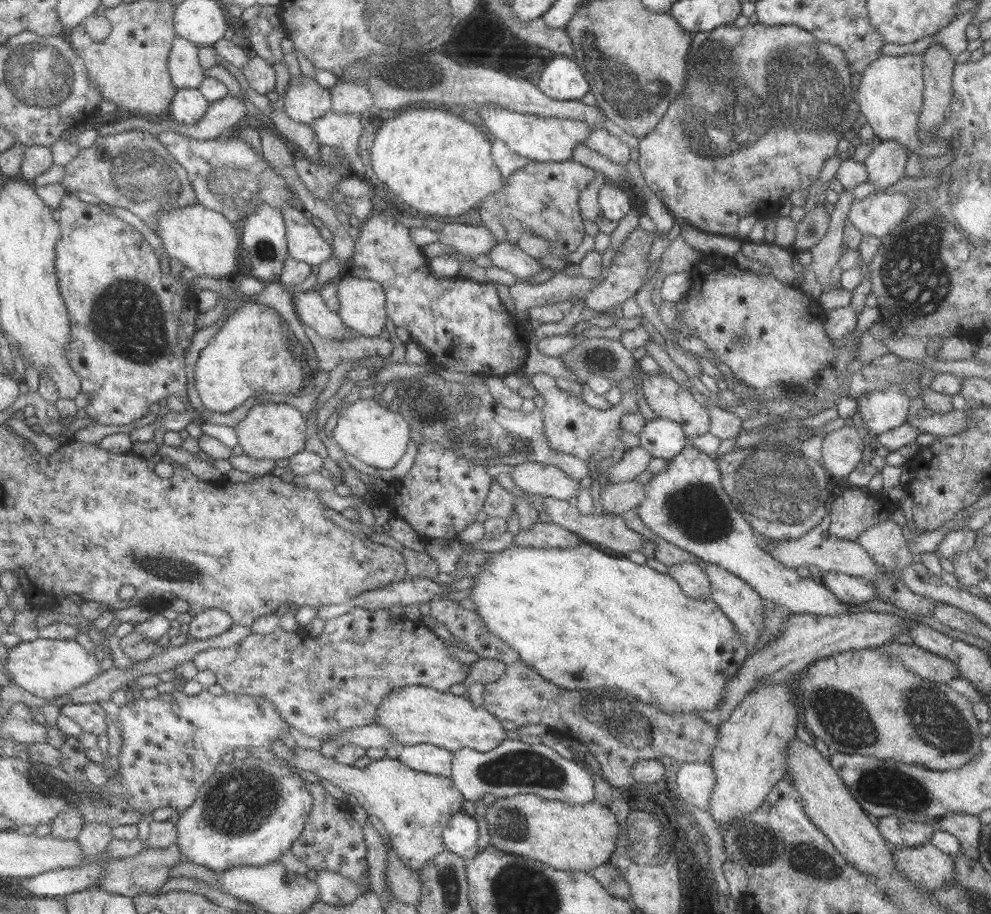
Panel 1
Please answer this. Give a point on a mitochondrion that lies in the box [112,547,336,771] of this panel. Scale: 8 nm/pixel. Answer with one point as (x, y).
(158, 564)

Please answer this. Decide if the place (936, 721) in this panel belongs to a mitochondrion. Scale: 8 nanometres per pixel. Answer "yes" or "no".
yes

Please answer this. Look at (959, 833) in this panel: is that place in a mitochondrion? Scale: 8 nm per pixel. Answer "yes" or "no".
no

